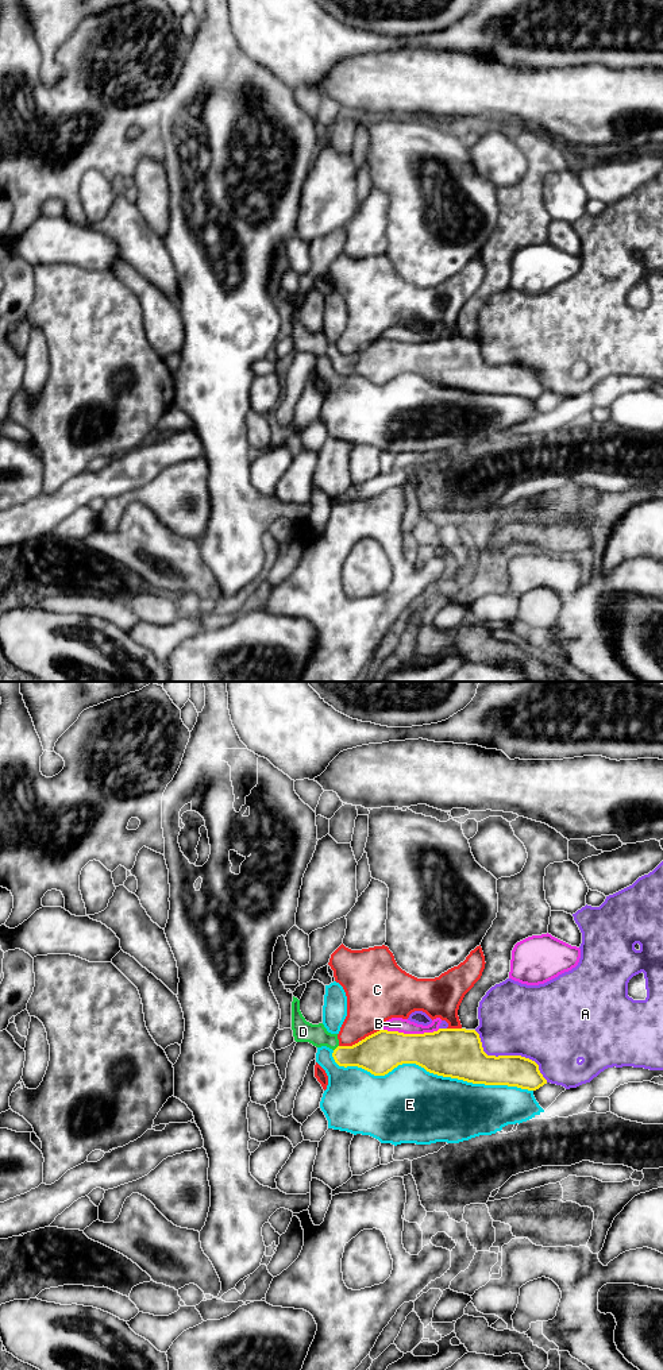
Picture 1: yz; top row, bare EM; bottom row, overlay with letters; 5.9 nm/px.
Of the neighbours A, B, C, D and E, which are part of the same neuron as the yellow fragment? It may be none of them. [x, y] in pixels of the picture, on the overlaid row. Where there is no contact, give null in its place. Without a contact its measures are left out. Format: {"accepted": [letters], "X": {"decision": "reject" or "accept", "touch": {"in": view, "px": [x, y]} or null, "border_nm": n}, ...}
{"accepted": ["D"], "A": {"decision": "reject", "touch": {"in": "yz", "px": [509, 1056]}, "border_nm": 550}, "B": {"decision": "reject", "touch": {"in": "yz", "px": [409, 1034]}, "border_nm": 360}, "C": {"decision": "reject", "touch": {"in": "yz", "px": [372, 1034]}, "border_nm": 140}, "D": {"decision": "accept", "touch": {"in": "yz", "px": [336, 1048]}, "border_nm": 50}, "E": {"decision": "reject", "touch": {"in": "yz", "px": [430, 1072]}, "border_nm": 1200}}

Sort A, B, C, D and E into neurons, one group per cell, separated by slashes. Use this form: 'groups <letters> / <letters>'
groups A / B / C / D / E

